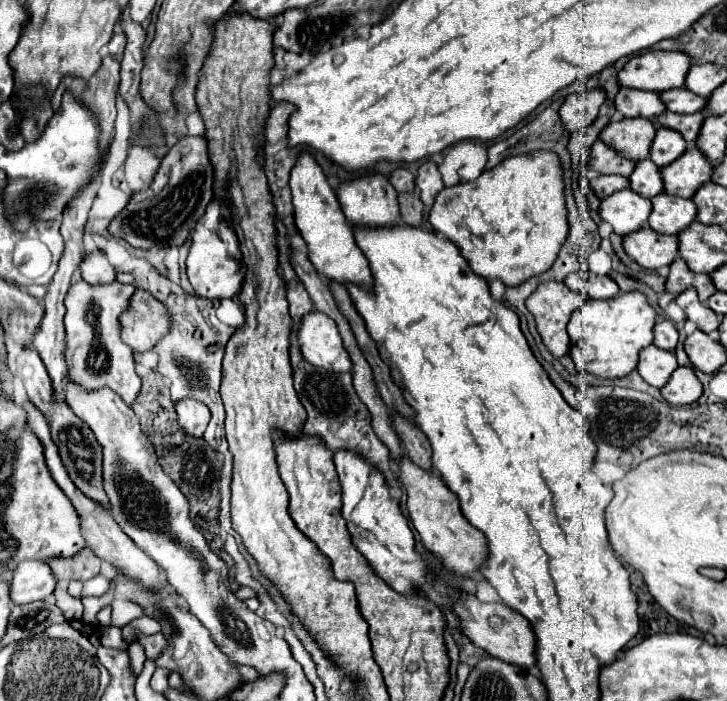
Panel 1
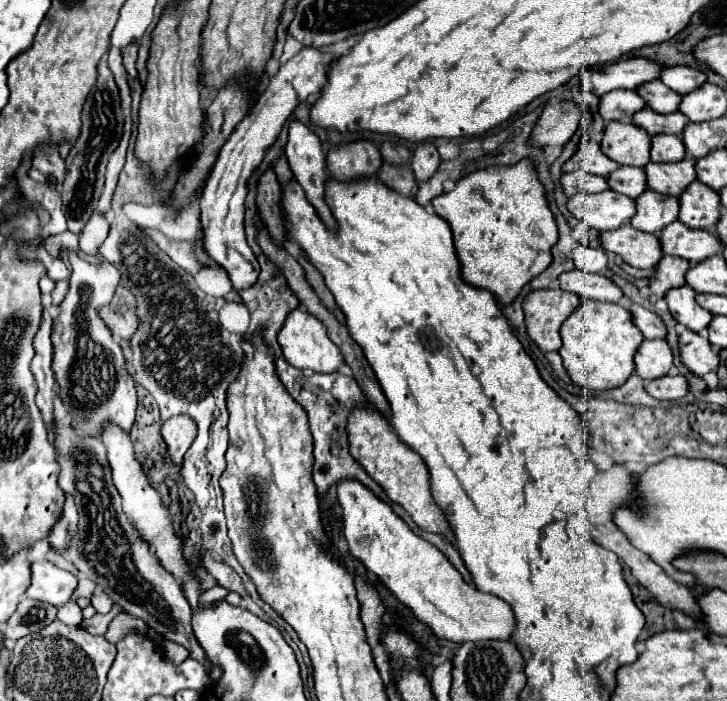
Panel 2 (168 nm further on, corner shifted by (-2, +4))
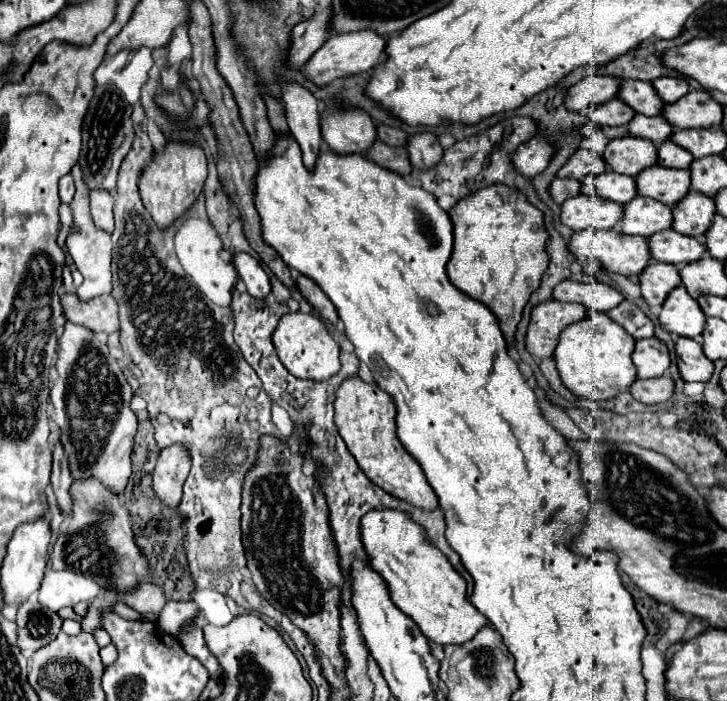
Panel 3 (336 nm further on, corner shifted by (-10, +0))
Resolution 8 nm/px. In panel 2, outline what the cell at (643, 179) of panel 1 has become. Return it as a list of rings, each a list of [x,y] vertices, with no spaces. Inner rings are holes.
[[[621,166],[619,170],[609,174],[609,186],[615,192],[637,198],[647,190],[647,174],[645,174],[643,168]]]

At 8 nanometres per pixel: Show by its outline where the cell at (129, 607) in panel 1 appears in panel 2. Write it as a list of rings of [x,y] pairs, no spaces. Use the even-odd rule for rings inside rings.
[[[113,604],[111,612],[107,612],[107,614],[95,614],[93,618],[83,620],[81,626],[83,626],[87,632],[91,632],[91,634],[101,634],[101,636],[103,636],[103,634],[107,632],[111,620],[113,620],[117,614],[121,614],[121,612],[123,612],[123,608],[121,608],[119,604]]]

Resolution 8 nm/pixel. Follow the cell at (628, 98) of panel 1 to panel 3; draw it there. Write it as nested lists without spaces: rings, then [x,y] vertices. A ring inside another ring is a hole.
[[[609,100],[591,108],[591,120],[597,126],[623,126],[633,118],[633,110],[621,100]]]

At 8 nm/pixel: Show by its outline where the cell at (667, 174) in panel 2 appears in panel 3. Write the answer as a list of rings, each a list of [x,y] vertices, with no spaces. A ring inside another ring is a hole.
[[[655,164],[635,176],[635,184],[639,196],[647,196],[667,206],[673,206],[689,192],[691,174],[689,170],[673,170]]]

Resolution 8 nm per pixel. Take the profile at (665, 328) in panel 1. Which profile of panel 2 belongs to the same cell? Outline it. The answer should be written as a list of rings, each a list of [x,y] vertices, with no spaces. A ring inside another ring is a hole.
[[[631,304],[629,310],[631,310],[631,314],[633,314],[635,326],[643,332],[645,338],[653,340],[653,338],[665,338],[665,336],[667,336],[667,328],[665,328],[663,320],[661,320],[655,312],[645,310],[645,308],[639,306],[639,304]]]

